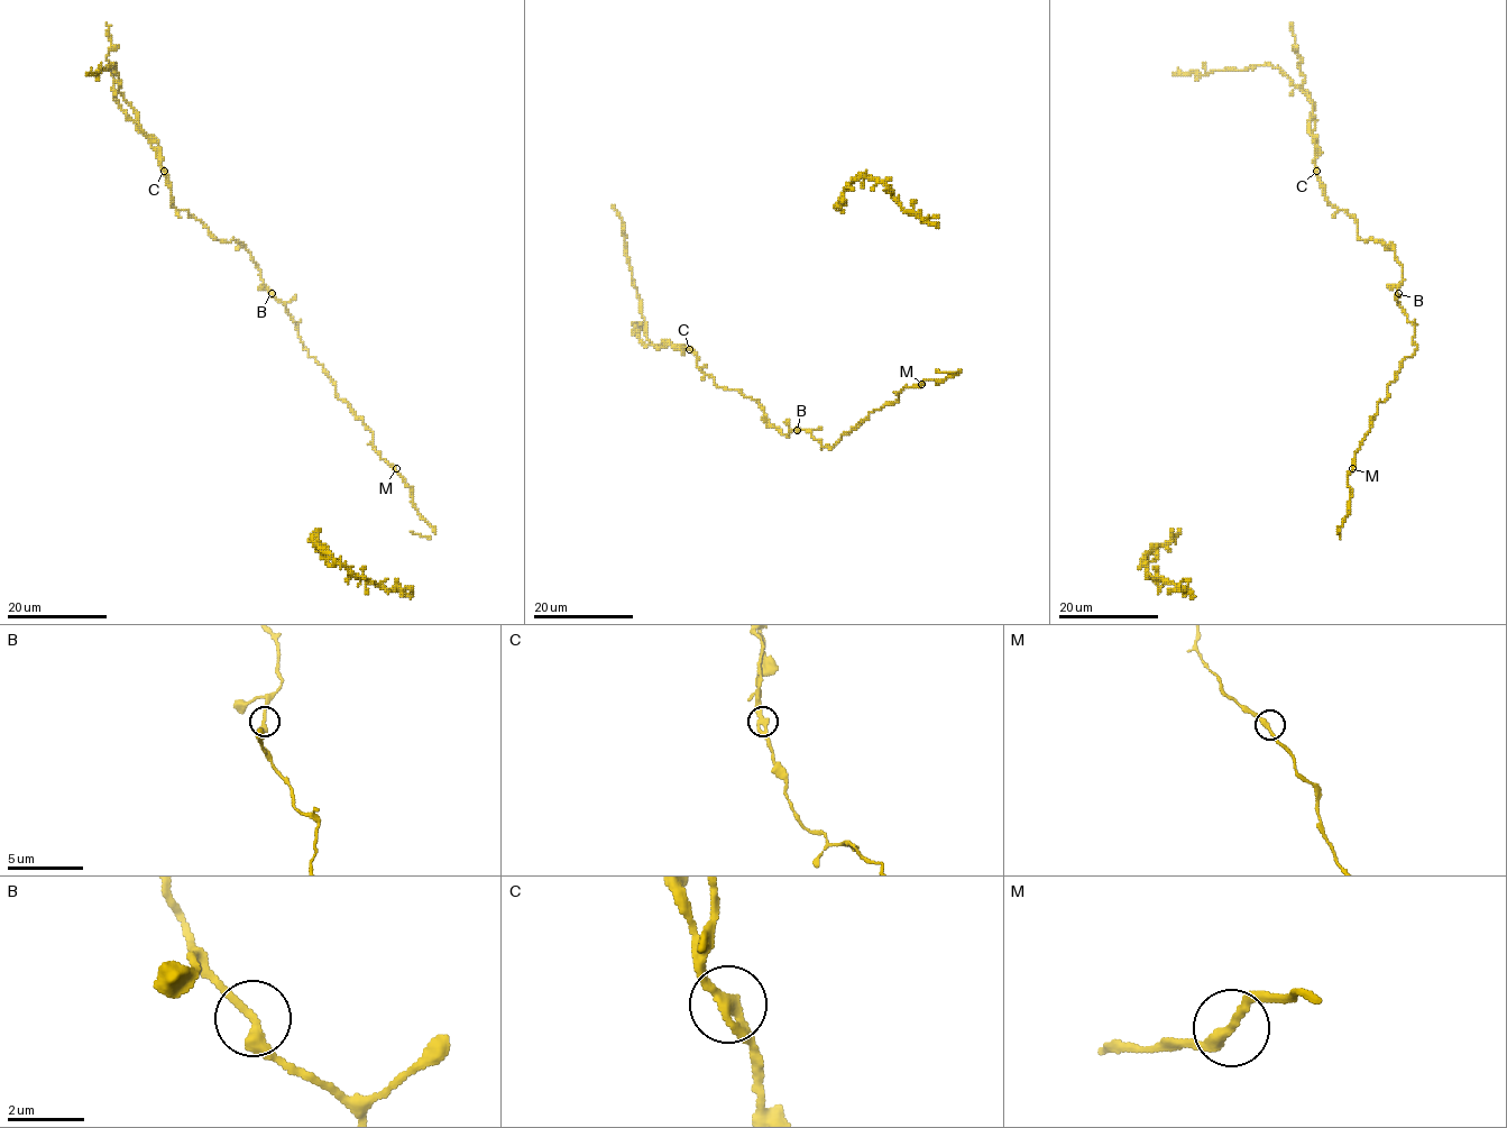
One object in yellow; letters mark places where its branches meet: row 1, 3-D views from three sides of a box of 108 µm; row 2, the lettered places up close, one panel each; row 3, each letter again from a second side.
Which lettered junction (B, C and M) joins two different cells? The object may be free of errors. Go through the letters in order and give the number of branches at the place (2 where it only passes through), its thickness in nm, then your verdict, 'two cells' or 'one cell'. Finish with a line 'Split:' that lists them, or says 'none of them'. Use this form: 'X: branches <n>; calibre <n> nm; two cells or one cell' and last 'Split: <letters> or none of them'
B: branches 2; calibre 300 nm; one cell
C: branches 2; calibre 280 nm; two cells
M: branches 2; calibre 280 nm; one cell
Split: C

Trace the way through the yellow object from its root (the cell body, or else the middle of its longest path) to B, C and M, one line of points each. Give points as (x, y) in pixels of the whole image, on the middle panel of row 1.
B: (841, 437), (829, 449), (827, 445), (823, 448), (806, 429), (797, 430)
C: (841, 437), (829, 449), (806, 429), (784, 436), (769, 422), (755, 399), (719, 387), (690, 349)
M: (841, 437), (855, 429), (875, 409), (896, 403), (906, 386), (921, 384)

